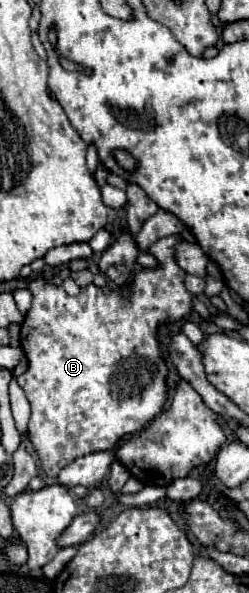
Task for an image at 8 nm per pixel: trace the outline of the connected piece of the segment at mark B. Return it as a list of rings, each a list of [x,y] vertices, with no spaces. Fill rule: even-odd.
[[[169,235],[149,247],[149,253],[157,257],[161,265],[157,269],[143,269],[133,277],[133,283],[129,285],[129,299],[123,297],[123,291],[111,291],[105,295],[93,283],[83,287],[77,297],[67,295],[63,287],[53,285],[45,277],[33,279],[27,285],[33,301],[21,323],[21,349],[29,359],[31,343],[31,367],[27,367],[17,381],[27,399],[31,399],[29,437],[43,463],[45,475],[57,477],[59,471],[77,457],[95,451],[111,451],[127,437],[143,431],[147,423],[161,413],[167,399],[165,377],[169,367],[155,337],[157,325],[181,321],[193,309],[193,295],[183,285],[187,273],[175,261],[175,245],[181,241],[181,235]]]

